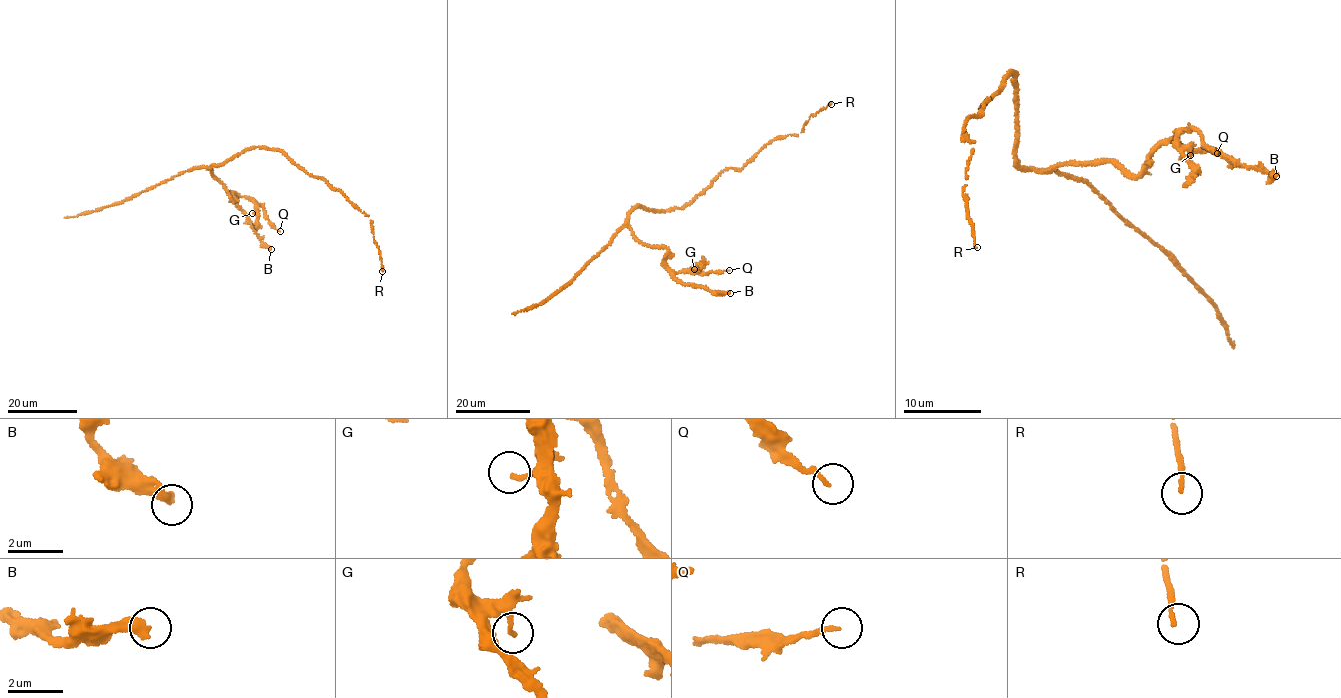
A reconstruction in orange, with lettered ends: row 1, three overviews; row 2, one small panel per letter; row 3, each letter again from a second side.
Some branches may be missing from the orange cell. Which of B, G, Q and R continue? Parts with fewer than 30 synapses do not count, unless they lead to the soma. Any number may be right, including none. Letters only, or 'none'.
none

